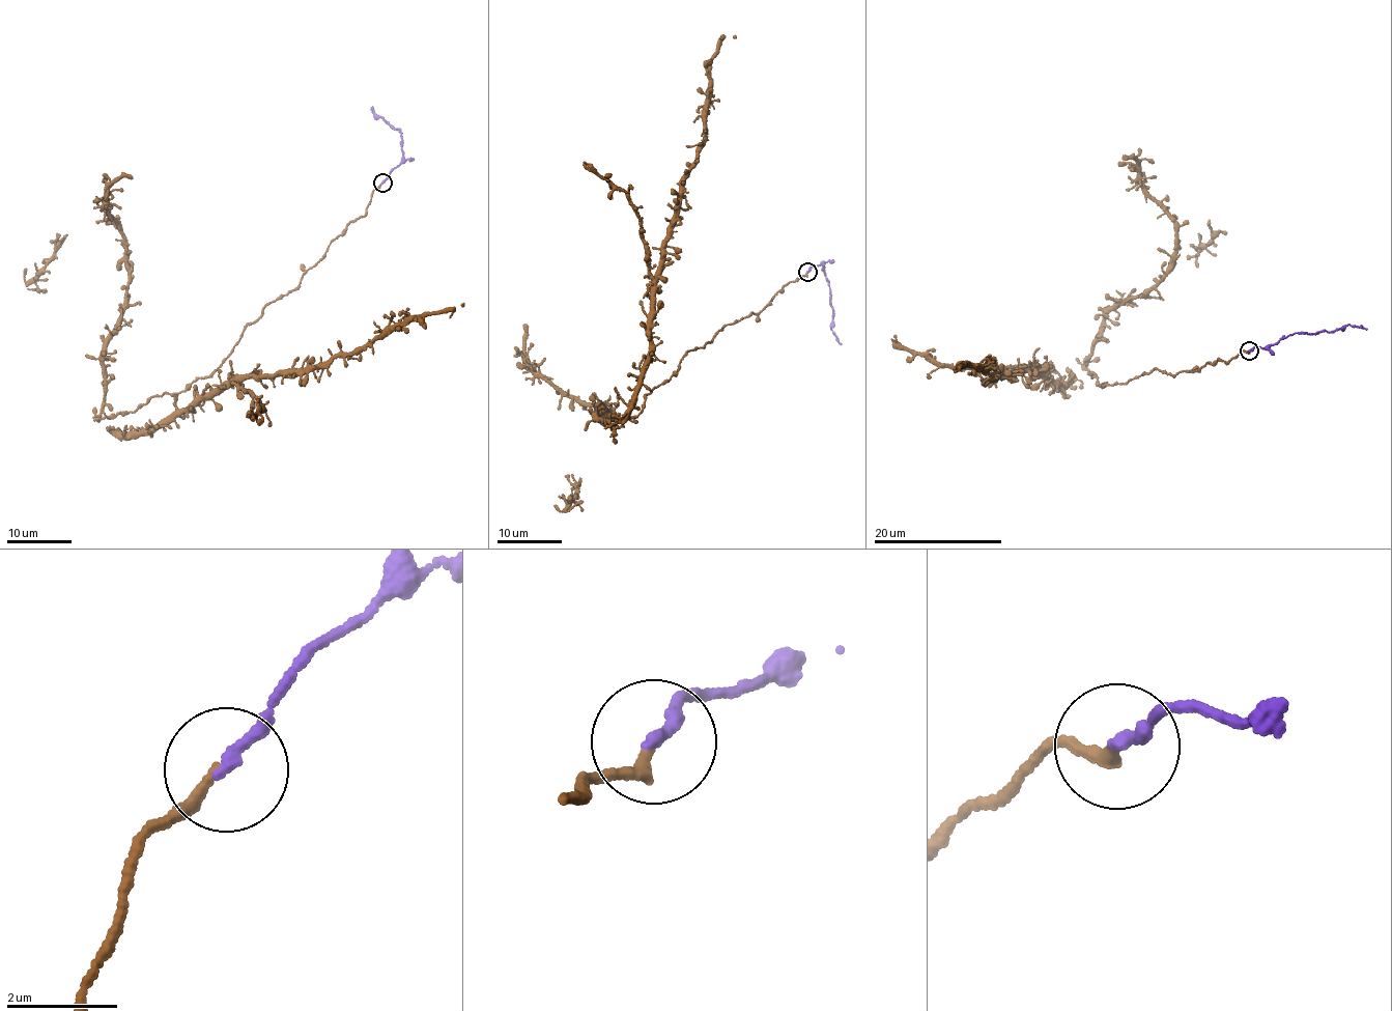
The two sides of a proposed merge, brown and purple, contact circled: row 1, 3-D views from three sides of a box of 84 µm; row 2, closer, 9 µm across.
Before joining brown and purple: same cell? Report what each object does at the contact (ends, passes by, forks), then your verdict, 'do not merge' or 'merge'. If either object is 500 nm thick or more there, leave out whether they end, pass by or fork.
brown ends; purple ends; merge

